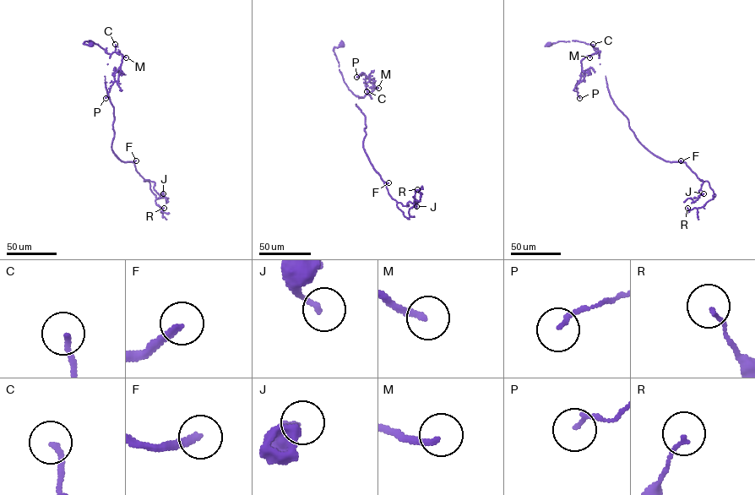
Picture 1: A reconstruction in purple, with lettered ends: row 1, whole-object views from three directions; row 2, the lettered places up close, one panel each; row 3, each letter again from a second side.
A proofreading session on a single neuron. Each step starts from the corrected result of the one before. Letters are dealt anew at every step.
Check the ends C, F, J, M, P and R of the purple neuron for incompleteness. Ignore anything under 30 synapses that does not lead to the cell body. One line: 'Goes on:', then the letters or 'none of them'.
Goes on: C, F, M

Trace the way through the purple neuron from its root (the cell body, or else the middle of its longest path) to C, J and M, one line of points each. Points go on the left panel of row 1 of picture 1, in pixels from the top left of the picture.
C: (91, 45), (84, 43), (91, 40), (111, 54), (115, 51), (115, 44)
J: (91, 45), (122, 56), (114, 76), (115, 67), (105, 76), (111, 149), (163, 193)
M: (91, 45), (84, 43), (91, 40), (107, 53), (116, 52), (126, 57)

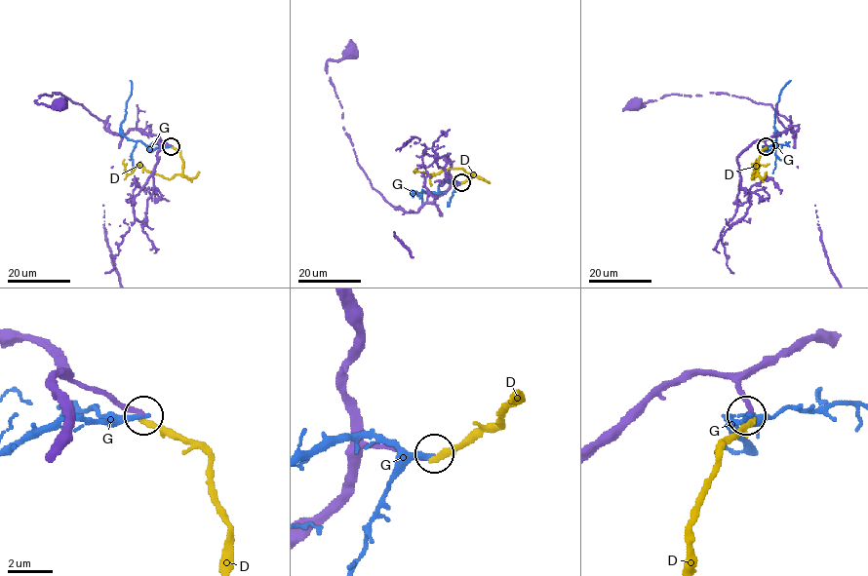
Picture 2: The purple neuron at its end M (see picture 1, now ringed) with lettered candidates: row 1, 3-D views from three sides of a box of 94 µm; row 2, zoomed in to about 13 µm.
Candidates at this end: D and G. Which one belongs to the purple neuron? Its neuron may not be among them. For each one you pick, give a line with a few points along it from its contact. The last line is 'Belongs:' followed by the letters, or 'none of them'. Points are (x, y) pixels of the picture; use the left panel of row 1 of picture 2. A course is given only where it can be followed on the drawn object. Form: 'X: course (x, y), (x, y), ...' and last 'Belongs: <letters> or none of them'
Belongs: none of them

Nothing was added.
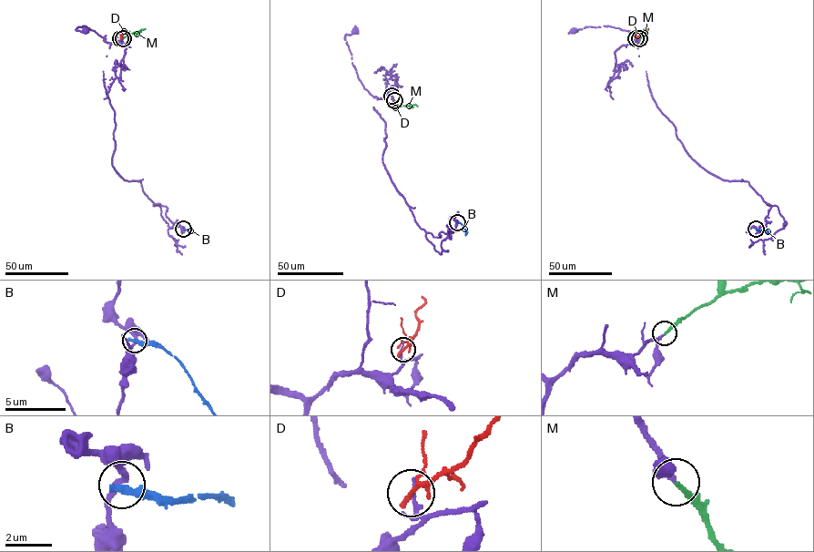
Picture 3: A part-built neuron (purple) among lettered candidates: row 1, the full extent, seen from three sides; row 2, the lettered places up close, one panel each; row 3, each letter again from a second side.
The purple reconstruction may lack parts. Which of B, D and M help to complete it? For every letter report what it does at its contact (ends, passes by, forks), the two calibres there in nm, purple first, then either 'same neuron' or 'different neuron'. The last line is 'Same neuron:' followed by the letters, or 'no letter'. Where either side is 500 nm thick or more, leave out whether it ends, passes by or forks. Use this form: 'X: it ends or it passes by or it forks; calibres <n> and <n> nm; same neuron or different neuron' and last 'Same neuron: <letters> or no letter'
B: it ends; calibres 240 and 360 nm; different neuron
D: it forks; calibres 130 and 160 nm; different neuron
M: it ends; calibres 150 and 200 nm; same neuron
Same neuron: M

